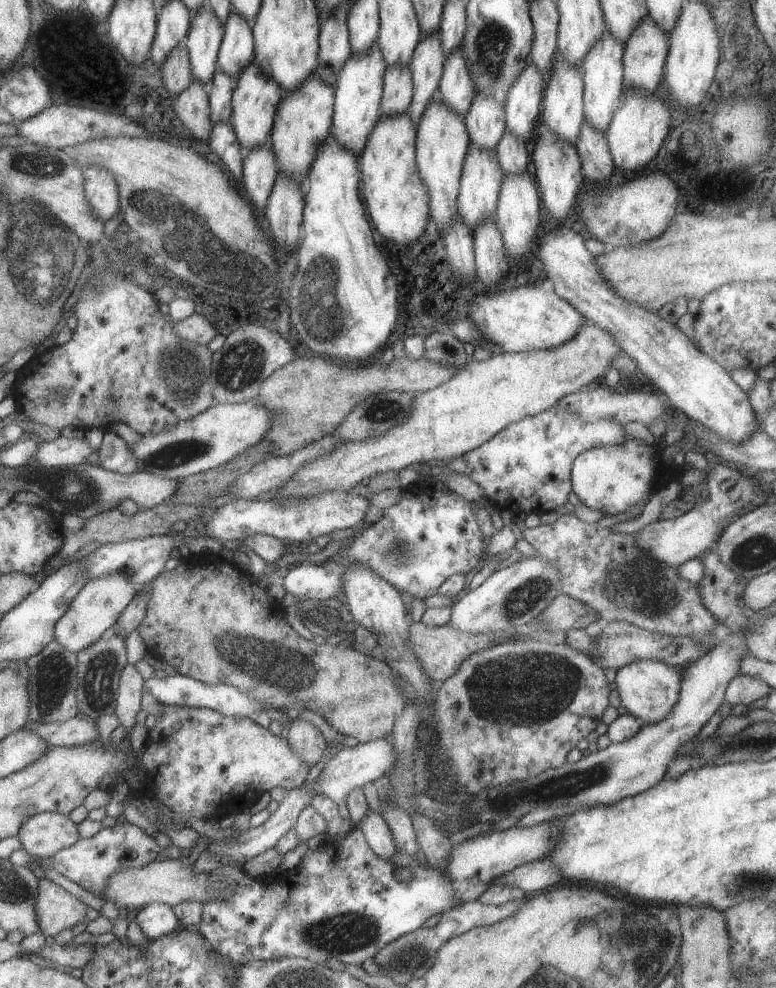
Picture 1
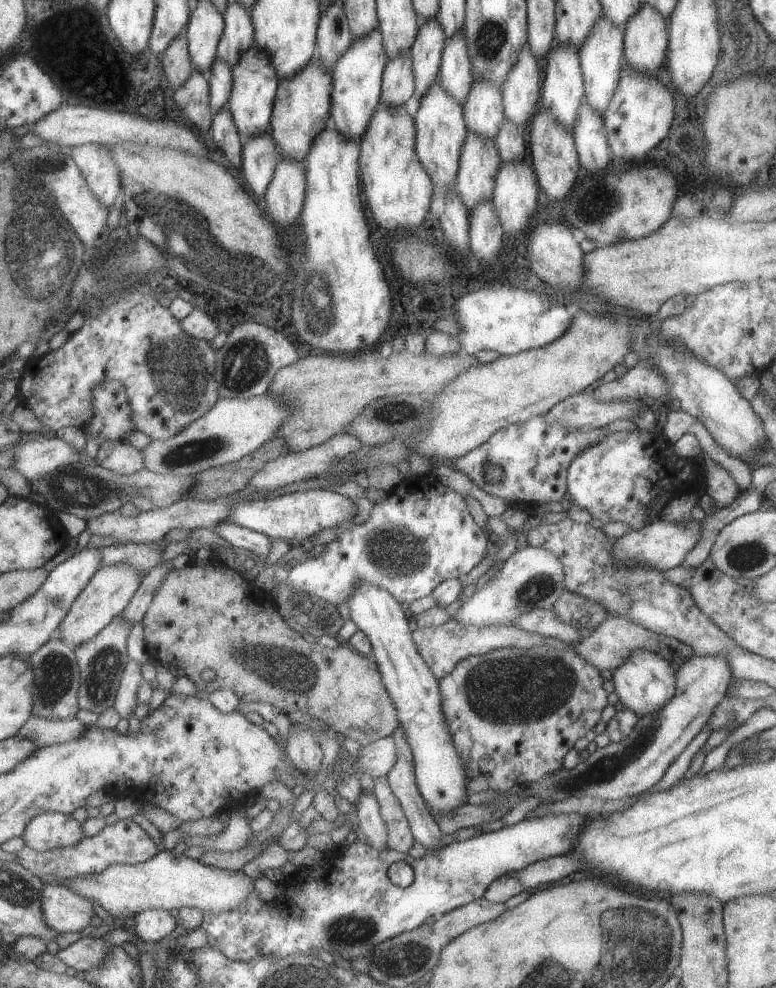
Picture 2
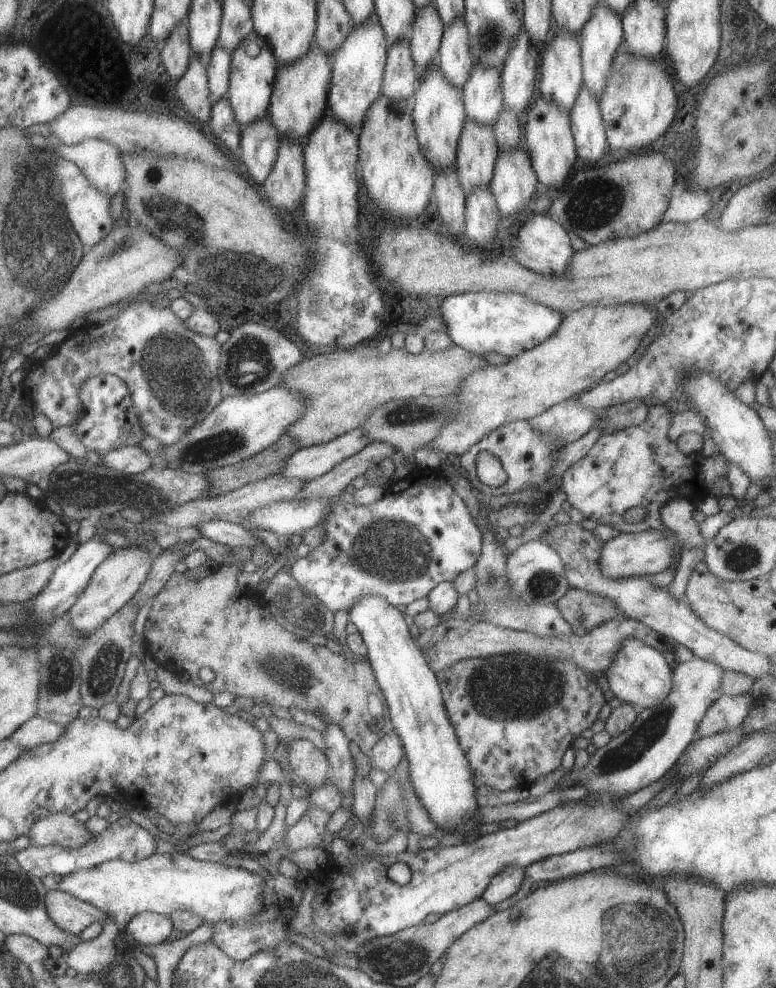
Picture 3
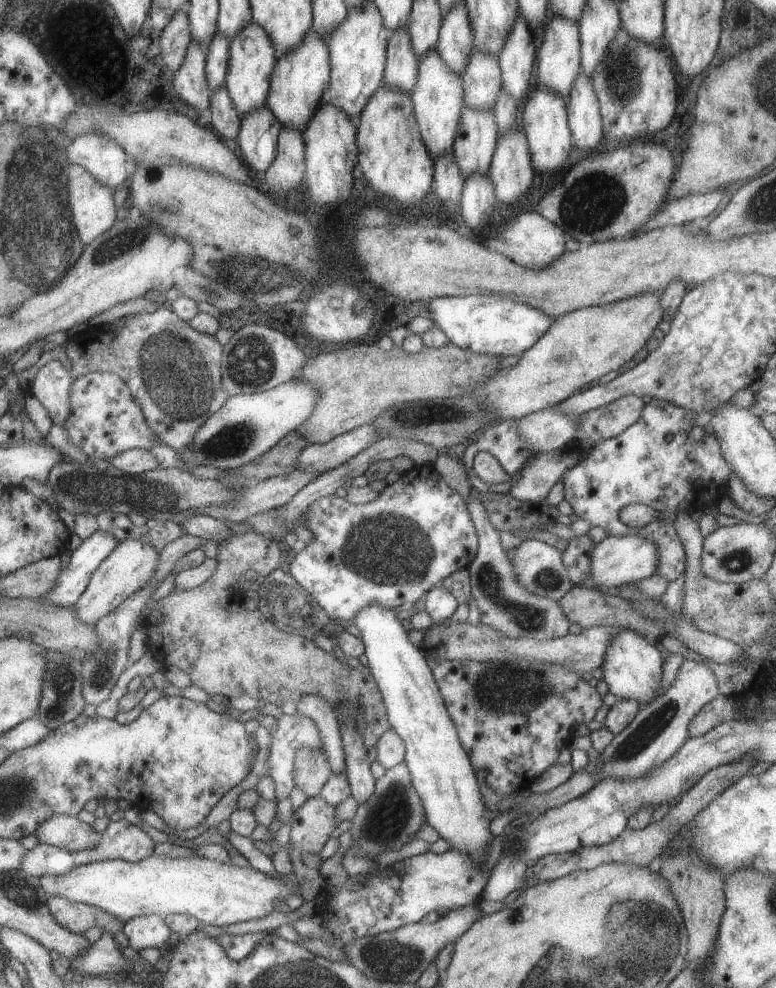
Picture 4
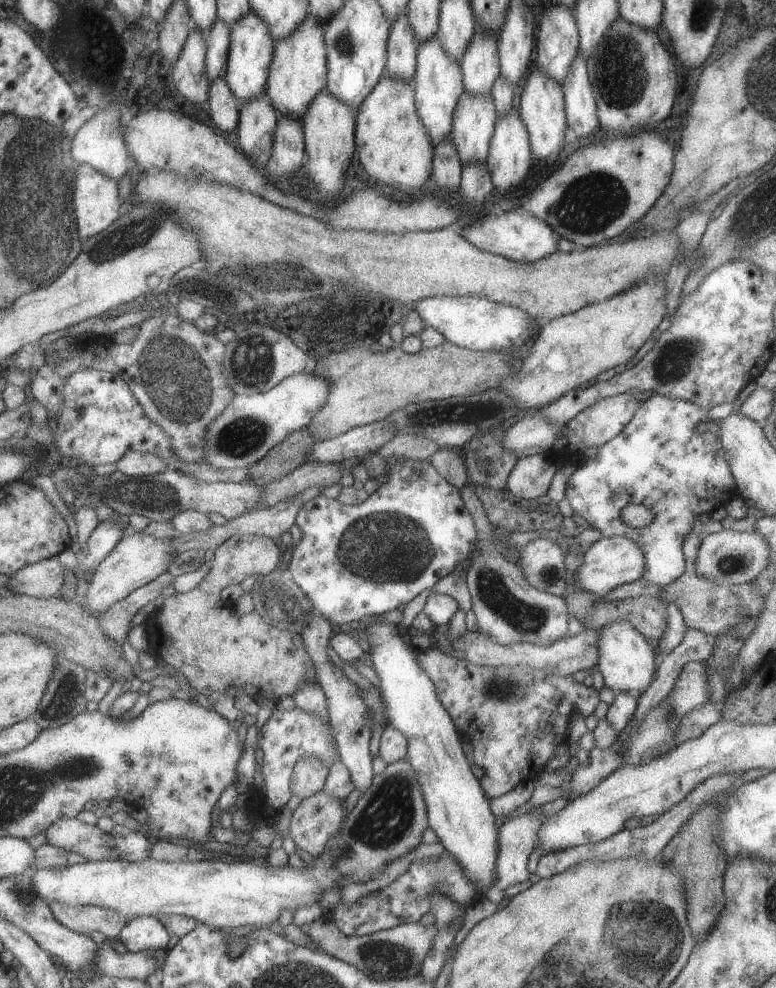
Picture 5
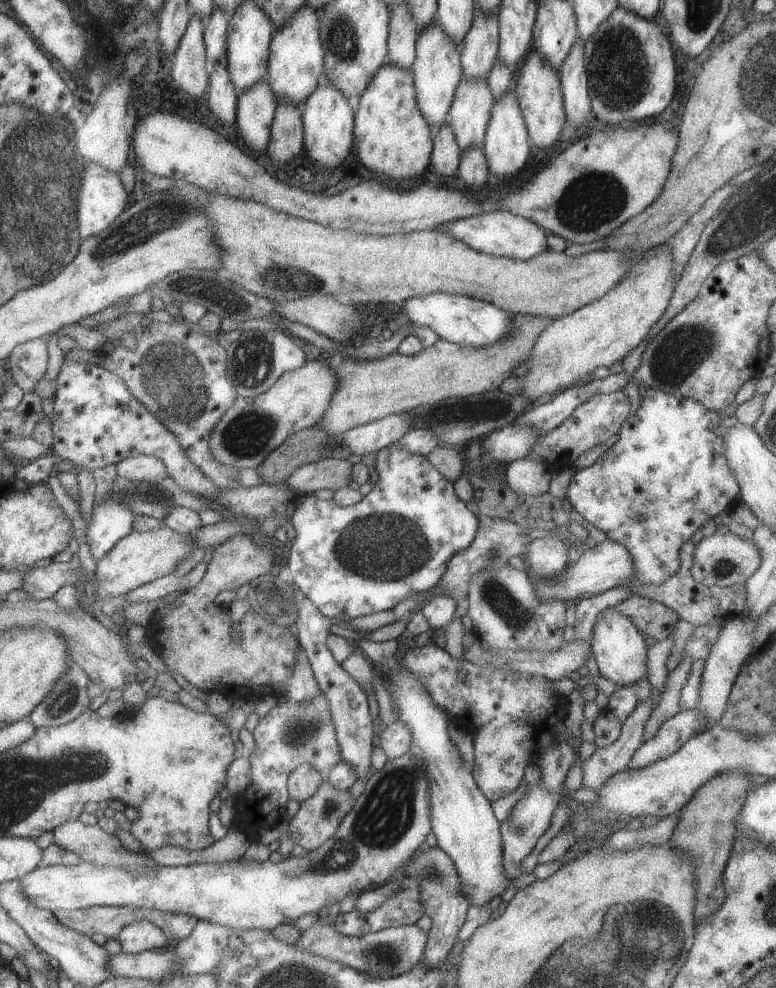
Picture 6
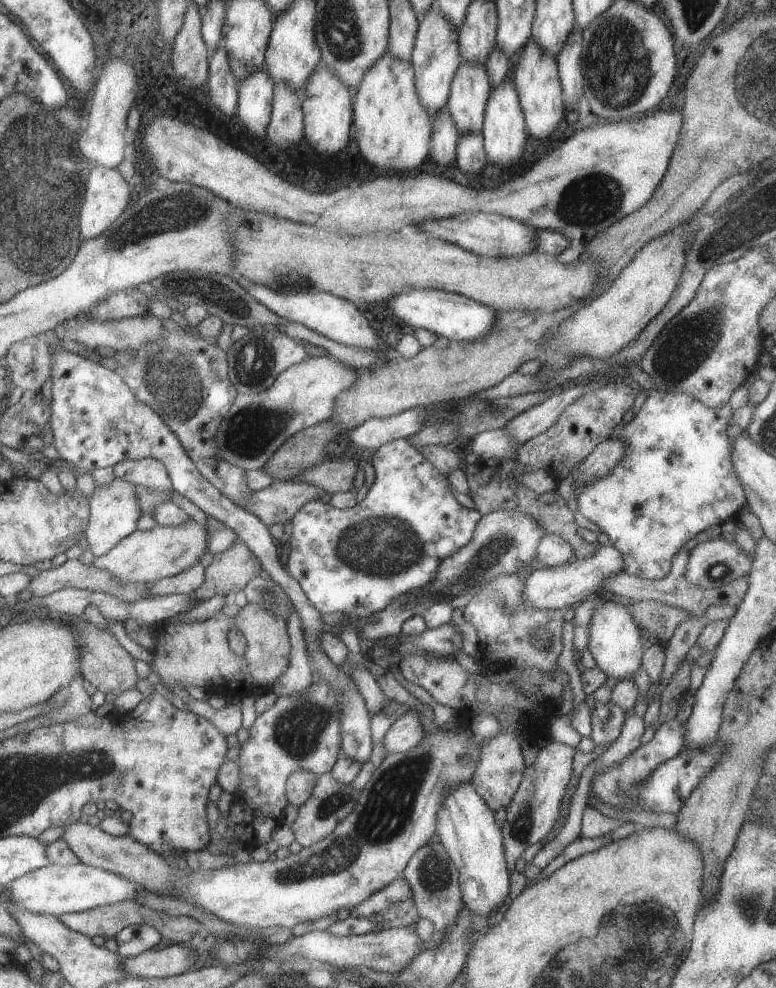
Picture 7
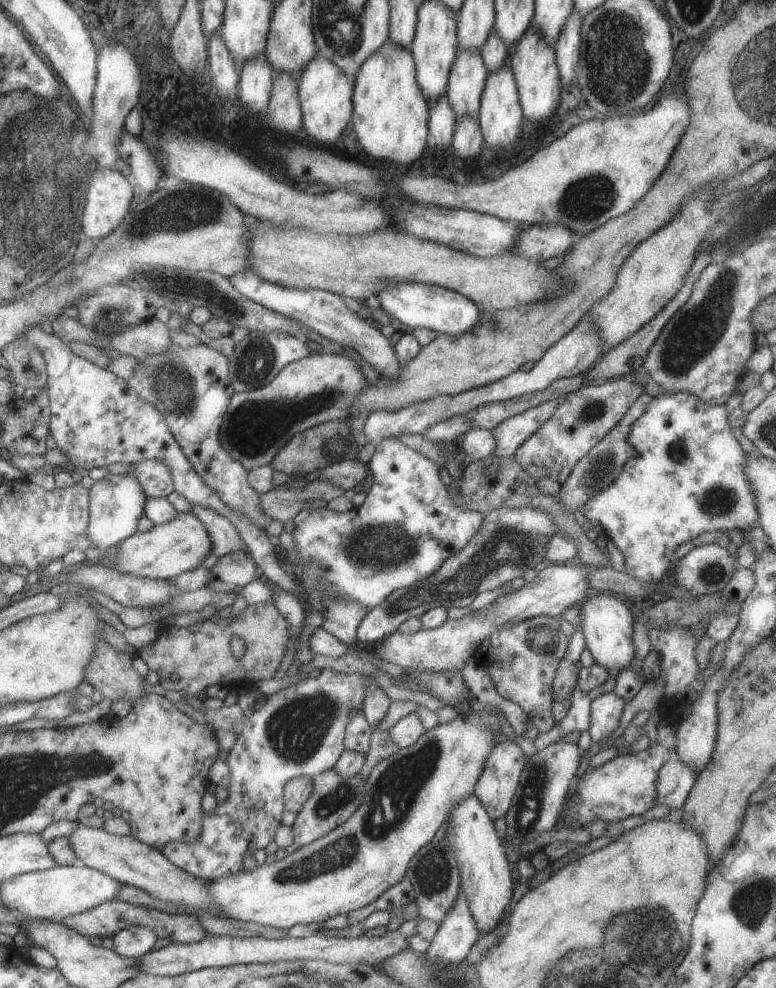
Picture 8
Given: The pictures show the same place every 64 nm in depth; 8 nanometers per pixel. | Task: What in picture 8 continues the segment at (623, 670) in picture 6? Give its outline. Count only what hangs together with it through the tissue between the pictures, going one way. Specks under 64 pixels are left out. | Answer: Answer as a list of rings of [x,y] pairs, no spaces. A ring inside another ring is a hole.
[[[590,592],[577,608],[581,616],[580,624],[584,642],[595,664],[600,665],[607,672],[619,672],[630,668],[631,660],[635,655],[632,642],[633,612],[630,612],[623,602],[613,598],[611,594],[601,592]]]

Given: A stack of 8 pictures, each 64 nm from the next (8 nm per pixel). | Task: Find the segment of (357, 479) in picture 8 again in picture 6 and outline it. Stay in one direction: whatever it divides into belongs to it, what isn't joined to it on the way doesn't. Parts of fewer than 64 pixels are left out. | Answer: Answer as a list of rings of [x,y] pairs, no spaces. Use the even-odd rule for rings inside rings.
[[[323,459],[301,465],[291,473],[285,483],[289,488],[305,495],[319,489],[335,492],[349,486],[353,462],[350,459]]]

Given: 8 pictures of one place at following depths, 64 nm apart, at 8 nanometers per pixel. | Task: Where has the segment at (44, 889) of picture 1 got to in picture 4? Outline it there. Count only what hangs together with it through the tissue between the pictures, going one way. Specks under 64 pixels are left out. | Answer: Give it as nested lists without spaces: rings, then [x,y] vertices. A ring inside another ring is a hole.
[[[48,896],[46,904],[57,924],[75,934],[83,935],[85,930],[95,927],[115,937],[114,934],[124,925],[121,920],[117,920],[115,916],[107,914],[100,908],[69,902],[60,896]]]

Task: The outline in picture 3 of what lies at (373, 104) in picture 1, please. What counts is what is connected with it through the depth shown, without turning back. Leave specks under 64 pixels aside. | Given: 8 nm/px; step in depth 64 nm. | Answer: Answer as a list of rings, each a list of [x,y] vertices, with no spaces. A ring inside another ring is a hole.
[[[373,10],[371,16],[363,24],[351,26],[351,30],[343,38],[341,46],[332,51],[332,55],[329,56],[331,82],[327,93],[327,113],[332,115],[335,120],[339,120],[341,124],[355,130],[358,130],[363,124],[369,104],[380,94],[387,48],[385,32]]]

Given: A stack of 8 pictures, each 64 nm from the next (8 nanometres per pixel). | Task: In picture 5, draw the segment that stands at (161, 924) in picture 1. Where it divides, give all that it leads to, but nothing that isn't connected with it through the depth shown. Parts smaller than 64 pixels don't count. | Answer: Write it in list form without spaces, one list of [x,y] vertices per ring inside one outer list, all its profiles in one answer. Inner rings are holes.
[[[154,915],[129,919],[118,932],[118,940],[129,953],[163,950],[170,936]]]

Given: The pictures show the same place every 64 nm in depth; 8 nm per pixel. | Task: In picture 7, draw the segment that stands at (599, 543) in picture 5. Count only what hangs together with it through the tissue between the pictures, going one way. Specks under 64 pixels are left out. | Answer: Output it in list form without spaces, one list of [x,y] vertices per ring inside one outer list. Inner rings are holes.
[[[601,545],[591,558],[573,558],[559,566],[535,567],[528,574],[523,588],[523,606],[535,610],[566,610],[579,602],[600,594],[599,588],[609,574],[623,571],[621,553],[613,546]]]

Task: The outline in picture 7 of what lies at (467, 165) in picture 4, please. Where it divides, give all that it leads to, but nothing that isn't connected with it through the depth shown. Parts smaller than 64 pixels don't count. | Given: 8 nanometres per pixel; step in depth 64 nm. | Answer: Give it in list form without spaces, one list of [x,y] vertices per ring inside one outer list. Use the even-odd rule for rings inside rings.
[[[461,60],[453,72],[446,104],[458,134],[481,132],[489,92],[491,85],[484,64],[465,64]]]

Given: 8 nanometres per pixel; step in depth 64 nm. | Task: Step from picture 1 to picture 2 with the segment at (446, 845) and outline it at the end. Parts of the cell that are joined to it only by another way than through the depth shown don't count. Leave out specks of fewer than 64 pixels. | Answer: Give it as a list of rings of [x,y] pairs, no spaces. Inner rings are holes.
[[[400,725],[393,730],[390,738],[394,741],[397,761],[387,774],[389,788],[401,805],[401,809],[409,823],[411,834],[413,839],[415,839],[415,842],[419,843],[423,848],[427,849],[427,851],[437,851],[439,848],[442,848],[443,834],[441,834],[437,824],[429,815],[429,809],[427,808],[426,803],[422,800],[422,797],[419,795],[414,780],[414,763],[410,747]]]

